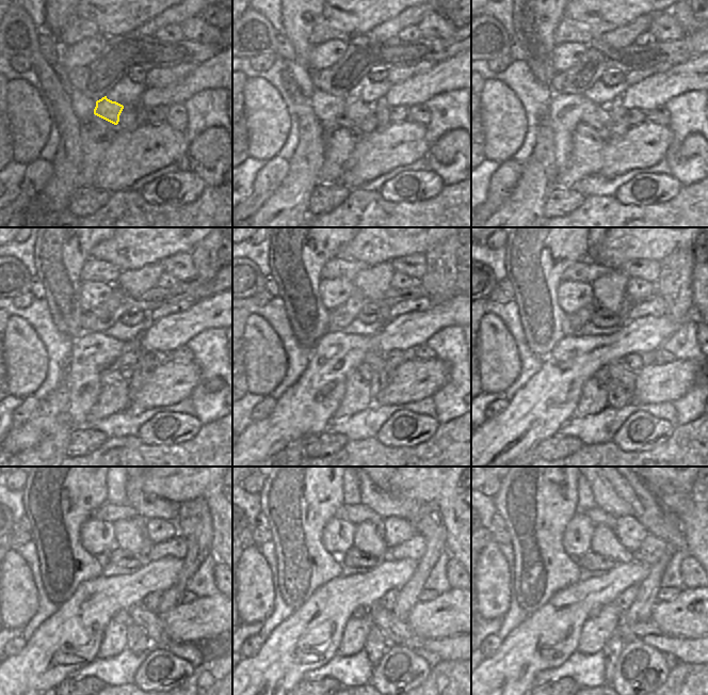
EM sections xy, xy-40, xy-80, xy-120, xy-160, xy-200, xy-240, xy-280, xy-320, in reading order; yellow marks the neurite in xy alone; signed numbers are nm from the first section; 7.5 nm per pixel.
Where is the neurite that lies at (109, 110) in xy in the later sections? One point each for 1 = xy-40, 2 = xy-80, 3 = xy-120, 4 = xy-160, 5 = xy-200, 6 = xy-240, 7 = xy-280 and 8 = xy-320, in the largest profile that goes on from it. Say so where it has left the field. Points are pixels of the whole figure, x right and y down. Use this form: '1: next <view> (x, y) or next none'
1: next xy-40 (355, 111)
2: next xy-80 (600, 116)
3: next xy-120 (130, 357)
4: next xy-160 (372, 359)
5: next xy-200 (617, 372)
6: next xy-240 (151, 622)
7: next xy-280 (397, 631)
8: next xy-320 (685, 650)

